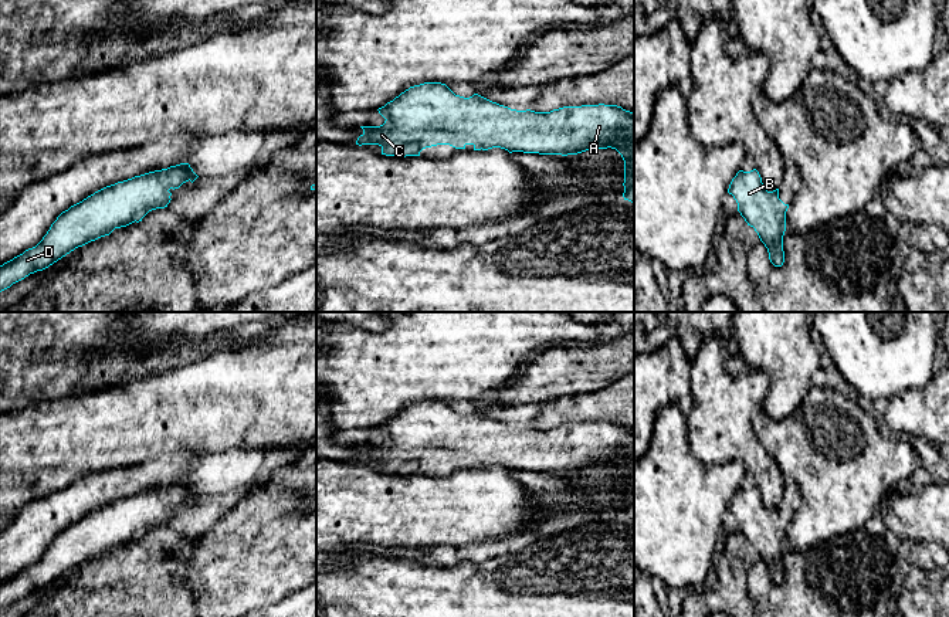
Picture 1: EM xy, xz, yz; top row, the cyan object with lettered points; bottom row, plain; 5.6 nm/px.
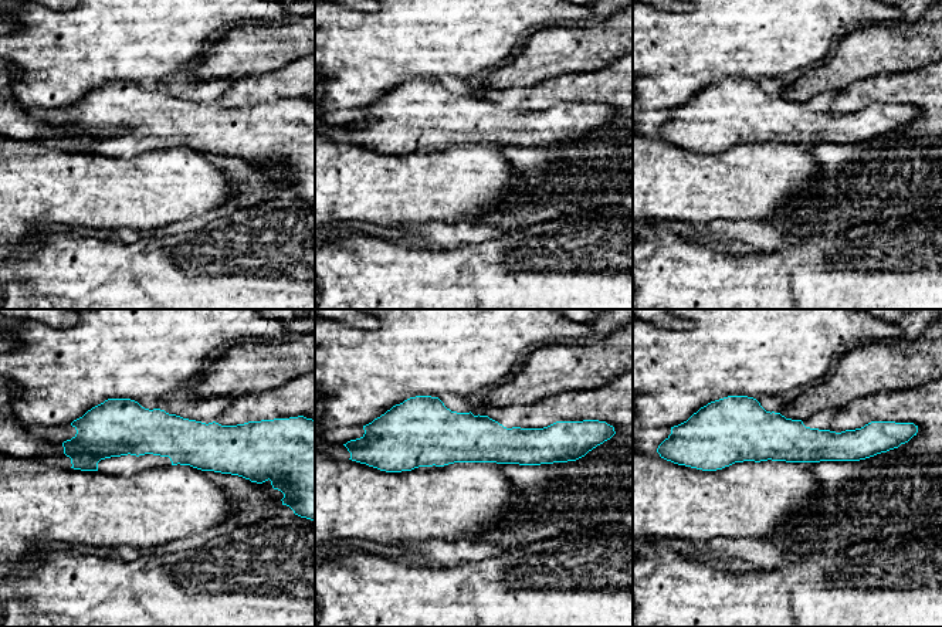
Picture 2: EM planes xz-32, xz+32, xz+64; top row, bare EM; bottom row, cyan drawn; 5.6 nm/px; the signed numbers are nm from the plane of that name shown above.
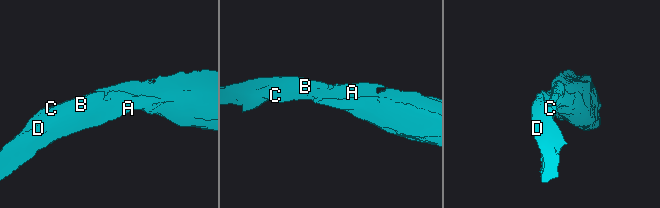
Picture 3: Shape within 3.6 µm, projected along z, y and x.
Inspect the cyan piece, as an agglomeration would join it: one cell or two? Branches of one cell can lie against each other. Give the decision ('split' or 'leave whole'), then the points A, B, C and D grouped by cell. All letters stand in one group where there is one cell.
leave whole; A B C D

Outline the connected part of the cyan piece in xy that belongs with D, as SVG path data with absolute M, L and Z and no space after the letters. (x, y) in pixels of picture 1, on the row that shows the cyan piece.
M180 163L95 191L62 211L35 247L0 265L0 292L75 248L109 235L115 228L139 223L152 210L167 207L172 200L169 190L197 177L189 163Z

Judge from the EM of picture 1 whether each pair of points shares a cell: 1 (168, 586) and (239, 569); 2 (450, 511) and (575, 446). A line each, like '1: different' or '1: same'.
1: different
2: different

